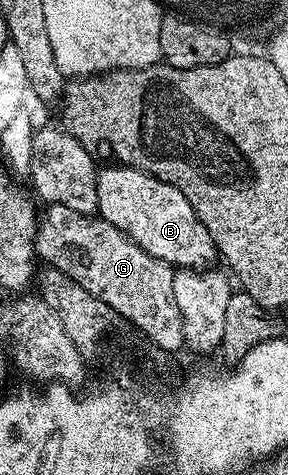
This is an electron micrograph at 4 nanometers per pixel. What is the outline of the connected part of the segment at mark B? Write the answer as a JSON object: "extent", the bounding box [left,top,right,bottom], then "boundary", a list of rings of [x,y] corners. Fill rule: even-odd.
{"extent":[97,165,217,269],"boundary":[[[114,165],[97,174],[97,212],[99,218],[117,225],[145,253],[171,264],[176,269],[207,269],[216,262],[217,252],[209,229],[201,225],[193,205],[165,181],[136,167]]]}

